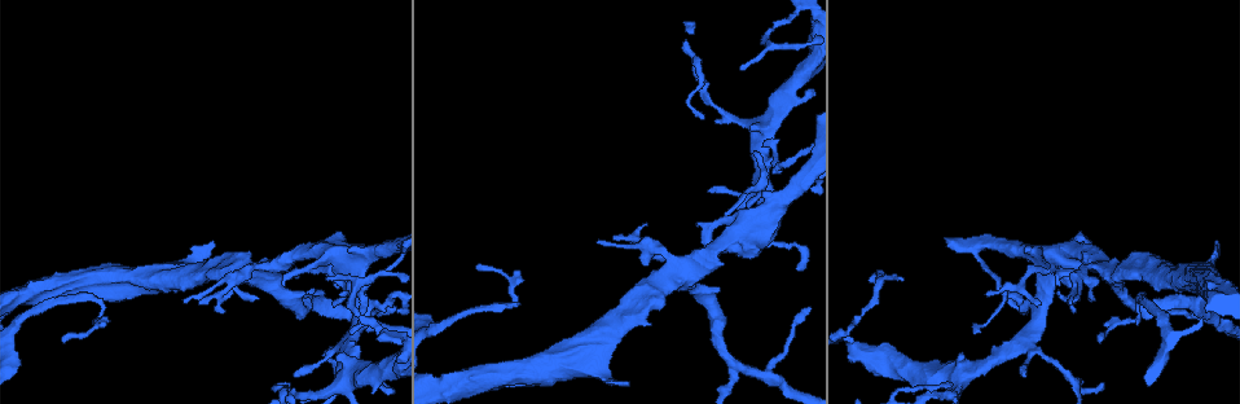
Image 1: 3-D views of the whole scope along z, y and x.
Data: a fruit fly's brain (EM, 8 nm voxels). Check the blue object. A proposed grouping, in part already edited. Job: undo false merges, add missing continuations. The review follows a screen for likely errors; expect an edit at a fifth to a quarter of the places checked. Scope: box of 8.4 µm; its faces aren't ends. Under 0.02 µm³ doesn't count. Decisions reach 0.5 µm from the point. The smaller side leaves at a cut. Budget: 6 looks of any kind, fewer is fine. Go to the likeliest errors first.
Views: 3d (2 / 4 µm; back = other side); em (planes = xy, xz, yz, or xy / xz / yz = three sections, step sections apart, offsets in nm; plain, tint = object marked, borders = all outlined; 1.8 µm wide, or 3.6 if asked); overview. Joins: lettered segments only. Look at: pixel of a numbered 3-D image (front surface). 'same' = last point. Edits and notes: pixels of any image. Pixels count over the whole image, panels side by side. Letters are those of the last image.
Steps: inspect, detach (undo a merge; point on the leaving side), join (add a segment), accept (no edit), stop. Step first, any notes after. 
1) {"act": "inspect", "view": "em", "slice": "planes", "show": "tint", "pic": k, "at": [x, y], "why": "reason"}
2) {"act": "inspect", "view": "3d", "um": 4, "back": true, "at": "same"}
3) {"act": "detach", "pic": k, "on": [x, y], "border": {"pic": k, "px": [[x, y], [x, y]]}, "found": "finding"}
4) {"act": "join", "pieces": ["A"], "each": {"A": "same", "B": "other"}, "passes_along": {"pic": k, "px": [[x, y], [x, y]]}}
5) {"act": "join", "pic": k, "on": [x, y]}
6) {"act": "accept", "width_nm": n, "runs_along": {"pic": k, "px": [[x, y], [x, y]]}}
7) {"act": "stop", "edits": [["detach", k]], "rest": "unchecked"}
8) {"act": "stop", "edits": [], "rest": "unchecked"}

{"act": "inspect", "view": "em", "slice": "planes", "show": "borders", "pic": 1, "at": [980, 364]}

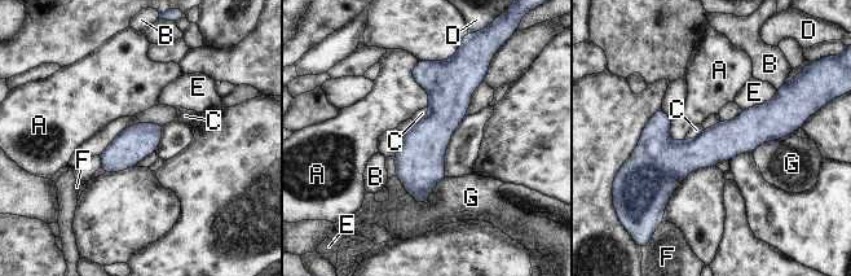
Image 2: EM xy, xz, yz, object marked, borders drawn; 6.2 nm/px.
{"act": "accept", "longest_contact_nm": ["A", 300], "each": {"A": "other", "B": "other", "C": "other", "D": "other", "E": "other", "F": "other", "G": "other"}, "runs_along": {"pic": 2, "px": [[793, 125], [640, 153]]}, "found": "all the same neuron"}

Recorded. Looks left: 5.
{"act": "inspect", "view": "em", "slice": "planes", "show": "borders", "pic": 1, "at": [598, 241], "why": "tapers out"}

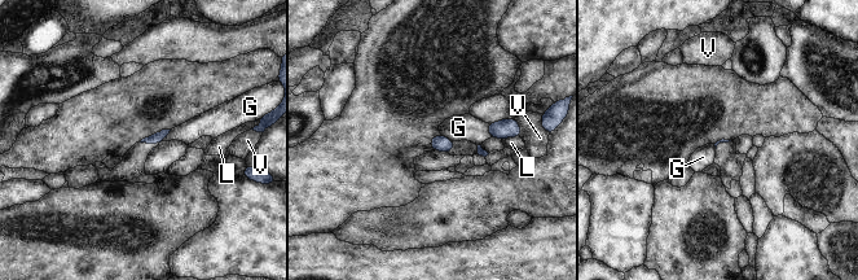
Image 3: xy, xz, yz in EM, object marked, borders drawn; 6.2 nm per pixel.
{"act": "accept", "each": {"G": "other", "L": "other", "V": "other"}, "border": {"pic": 3, "px": [[487, 123], [487, 131], [491, 136]]}, "found": "no lettered segment goes on from it"}

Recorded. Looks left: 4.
{"act": "inspect", "view": "em", "slice": "planes", "show": "tint", "pic": 1, "at": [353, 297], "why": "abrupt turn"}

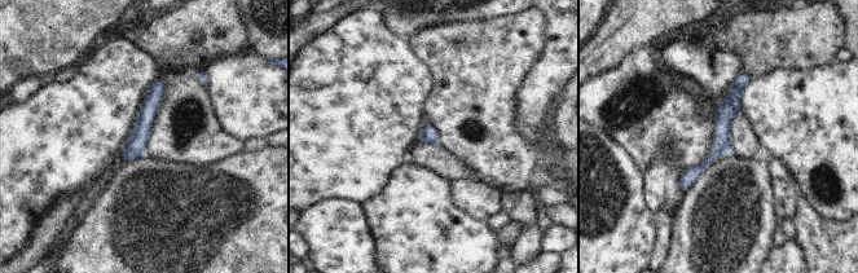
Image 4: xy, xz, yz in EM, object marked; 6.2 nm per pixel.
{"act": "inspect", "view": "em", "slice": "planes", "show": "borders", "at": "same"}

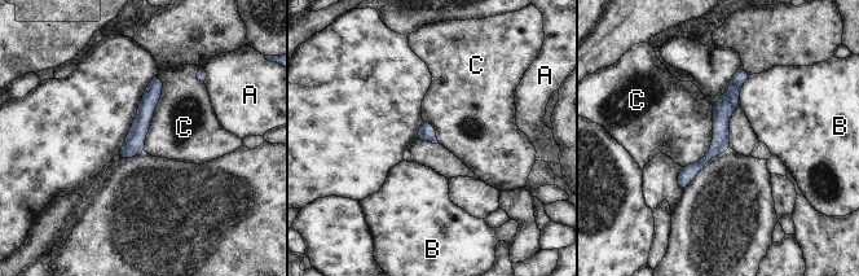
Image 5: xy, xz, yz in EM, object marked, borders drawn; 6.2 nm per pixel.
{"act": "accept", "each": {"A": "other", "B": "other", "C": "other"}, "runs_along": {"pic": 5, "px": [[740, 71], [721, 143], [681, 185]]}, "found": "one neuron here"}

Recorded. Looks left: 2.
{"act": "stop", "edits": [], "rest": "unchecked"}

